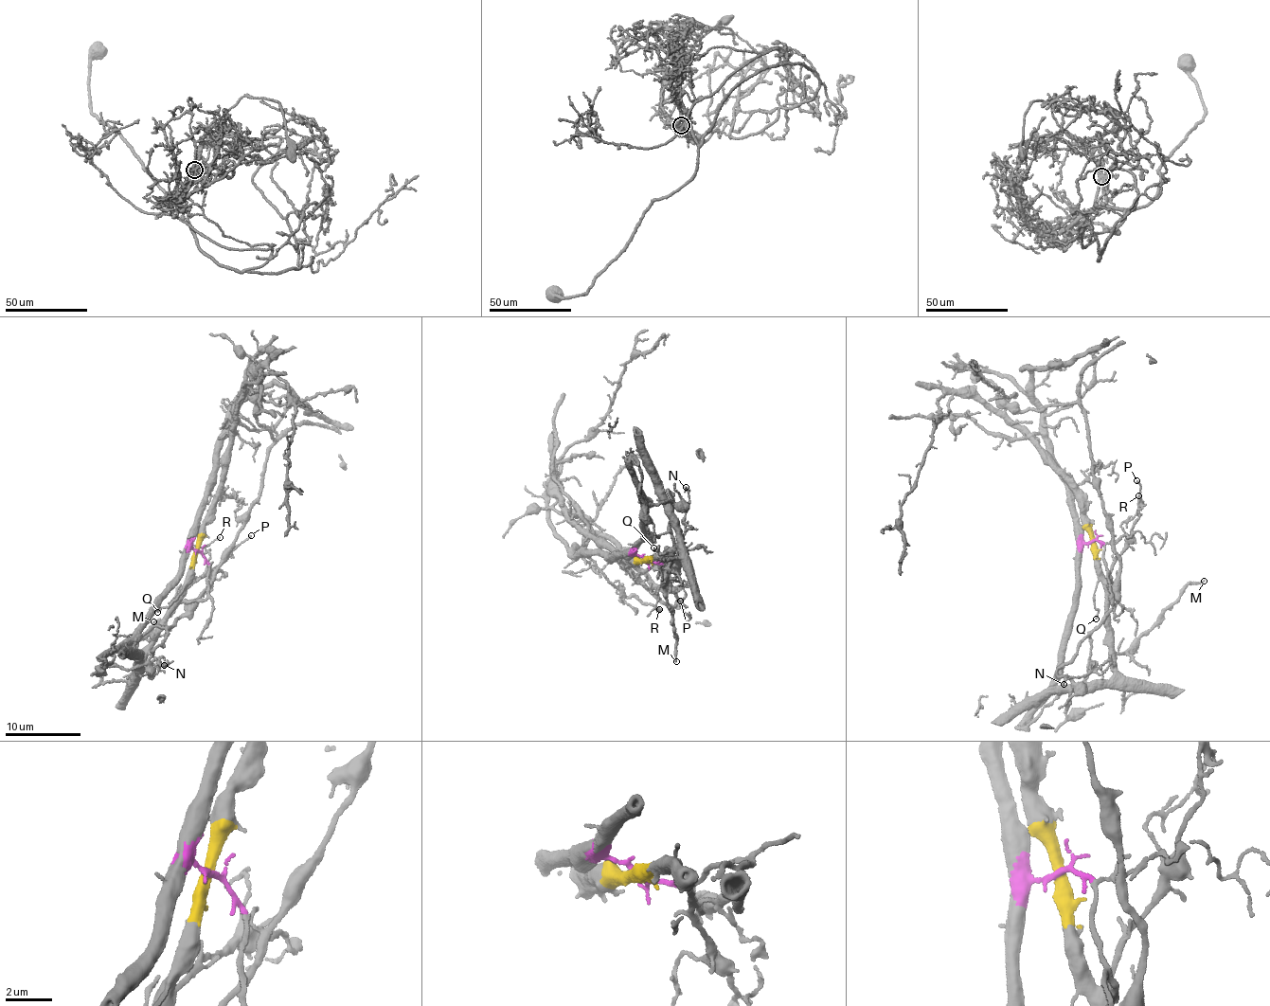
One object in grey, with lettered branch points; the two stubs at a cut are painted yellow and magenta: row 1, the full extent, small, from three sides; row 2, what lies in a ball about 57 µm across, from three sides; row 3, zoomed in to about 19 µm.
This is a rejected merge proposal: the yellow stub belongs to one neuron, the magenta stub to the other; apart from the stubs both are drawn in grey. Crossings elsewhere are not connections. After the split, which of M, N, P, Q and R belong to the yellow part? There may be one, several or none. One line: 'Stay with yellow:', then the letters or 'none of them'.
Stay with yellow: M, N, P, Q, R

